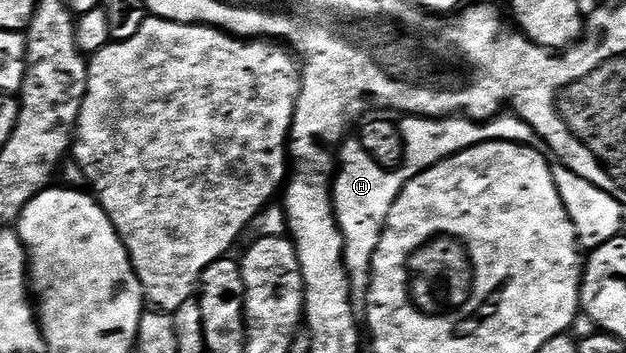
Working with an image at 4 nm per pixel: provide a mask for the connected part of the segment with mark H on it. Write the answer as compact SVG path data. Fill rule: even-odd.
M501 113L491 120L477 122L462 115L433 118L404 116L398 122L403 141L402 163L395 169L381 167L361 147L358 138L344 140L337 155L337 170L332 182L332 201L335 218L338 219L339 229L343 237L343 262L350 279L350 297L353 303L354 317L364 320L367 316L368 289L371 286L372 257L376 253L380 235L387 225L389 211L396 202L400 191L407 185L407 177L414 179L415 169L421 174L419 167L427 170L453 154L467 150L487 141L515 142L537 149L539 153L548 152L547 145L533 131L531 125L525 123L512 113Z

